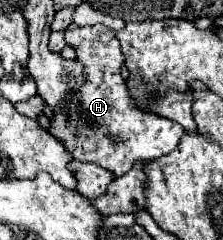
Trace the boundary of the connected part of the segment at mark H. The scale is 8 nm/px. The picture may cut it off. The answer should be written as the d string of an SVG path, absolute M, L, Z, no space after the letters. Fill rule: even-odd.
M69 25L63 33L67 43L77 49L77 59L83 63L87 83L81 85L81 89L69 99L71 109L67 103L65 111L53 111L49 133L63 141L63 145L73 153L75 159L93 161L113 171L117 177L125 175L137 159L153 161L171 153L179 145L185 131L181 125L169 119L161 119L159 115L145 115L143 111L137 111L137 107L133 107L129 91L125 87L125 79L119 75L125 59L119 49L115 31L105 25L83 29ZM109 137L121 137L123 143L115 145Z

